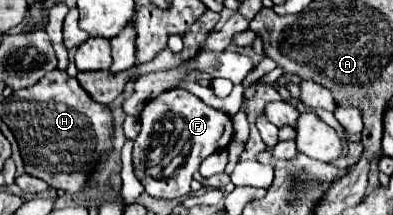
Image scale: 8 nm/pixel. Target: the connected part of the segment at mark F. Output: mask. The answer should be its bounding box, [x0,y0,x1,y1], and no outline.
[134,90,234,198]

